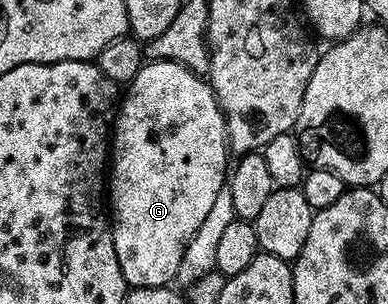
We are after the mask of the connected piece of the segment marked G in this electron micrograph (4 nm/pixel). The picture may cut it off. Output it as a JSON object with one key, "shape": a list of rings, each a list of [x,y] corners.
{"shape":[[[166,59],[146,62],[138,69],[137,75],[123,91],[123,98],[115,111],[111,123],[111,166],[107,171],[107,199],[111,204],[111,222],[113,225],[113,240],[115,241],[115,257],[119,257],[119,269],[123,269],[123,277],[130,288],[135,287],[167,287],[177,278],[177,270],[191,239],[199,230],[216,195],[227,183],[227,168],[231,163],[231,144],[229,132],[225,129],[225,114],[217,99],[213,96],[208,82],[202,76],[193,74],[178,63],[169,63]]]}

